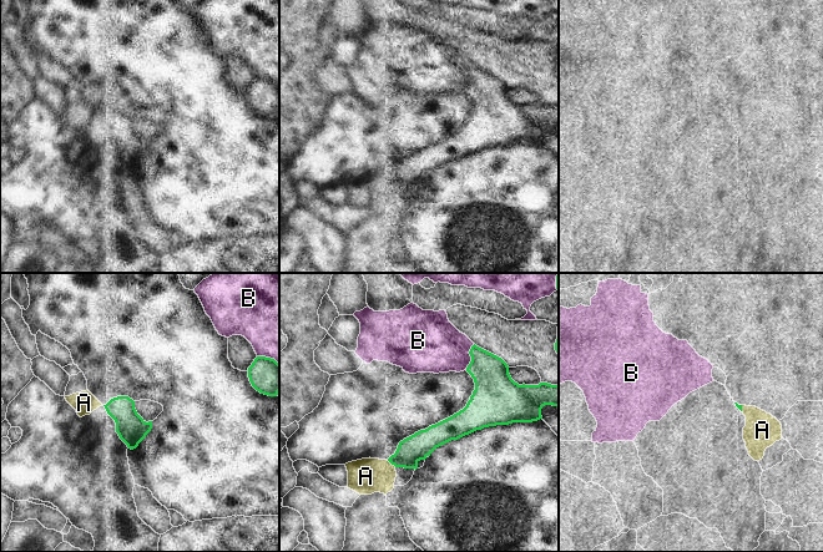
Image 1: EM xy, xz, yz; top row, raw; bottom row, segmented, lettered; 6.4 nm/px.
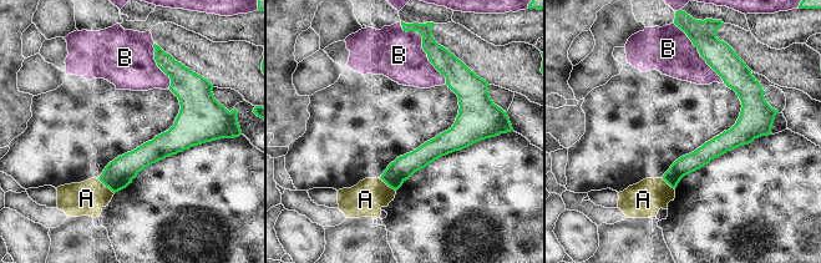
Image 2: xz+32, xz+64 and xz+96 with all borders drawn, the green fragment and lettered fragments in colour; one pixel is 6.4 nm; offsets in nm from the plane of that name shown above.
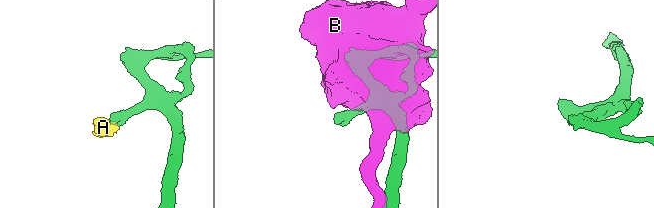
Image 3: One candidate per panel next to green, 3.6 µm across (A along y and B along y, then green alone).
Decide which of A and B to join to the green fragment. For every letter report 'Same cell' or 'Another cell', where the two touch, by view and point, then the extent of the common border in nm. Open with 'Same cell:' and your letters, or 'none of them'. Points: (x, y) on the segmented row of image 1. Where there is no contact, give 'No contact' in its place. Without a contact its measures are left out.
Same cell: none of them
A: Another cell. Touches green at xz (392, 464). Shared border 80 nm
B: Another cell. Touches green at xz (470, 355). Shared border 180 nm

